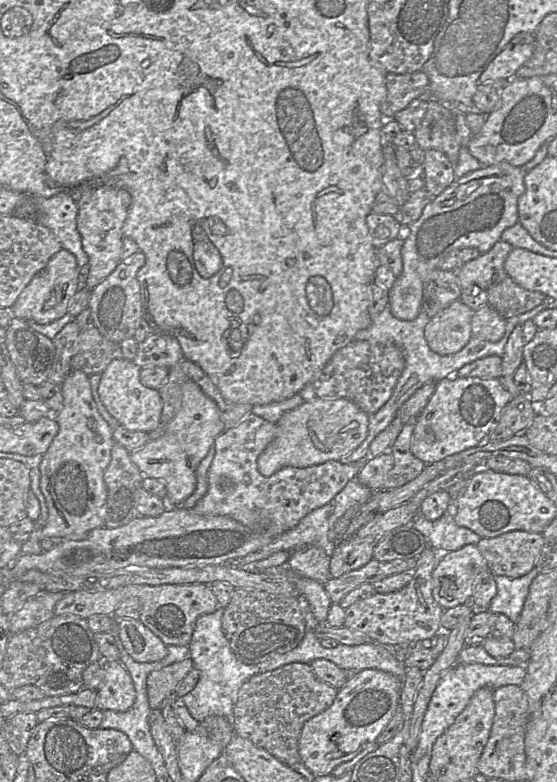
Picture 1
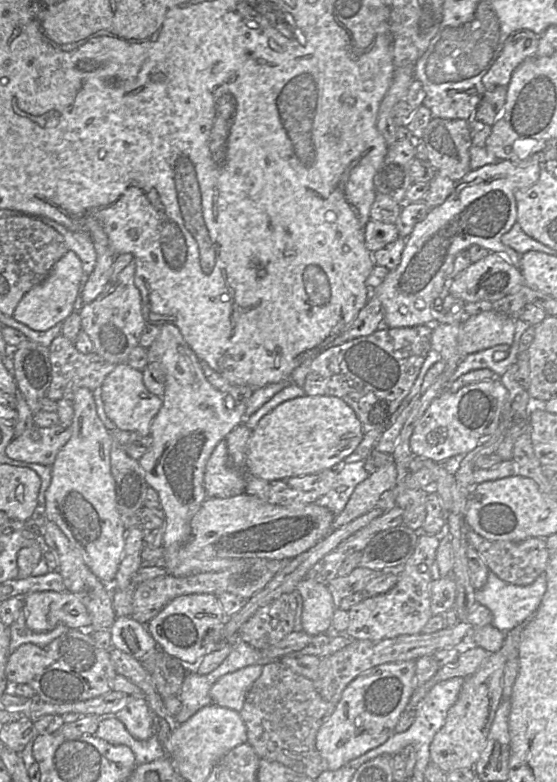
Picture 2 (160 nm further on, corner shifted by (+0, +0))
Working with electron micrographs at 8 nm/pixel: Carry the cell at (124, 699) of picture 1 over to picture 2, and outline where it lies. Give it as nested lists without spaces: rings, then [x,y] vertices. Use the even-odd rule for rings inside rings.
[[[129,696],[126,706],[115,717],[137,740],[148,740],[154,735],[154,719],[145,698]]]

